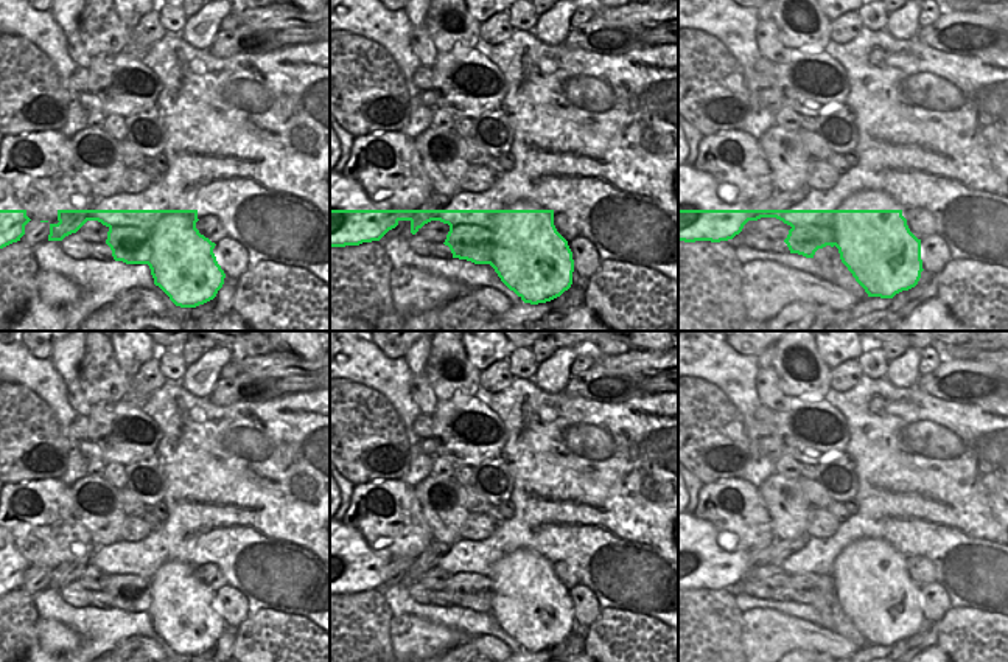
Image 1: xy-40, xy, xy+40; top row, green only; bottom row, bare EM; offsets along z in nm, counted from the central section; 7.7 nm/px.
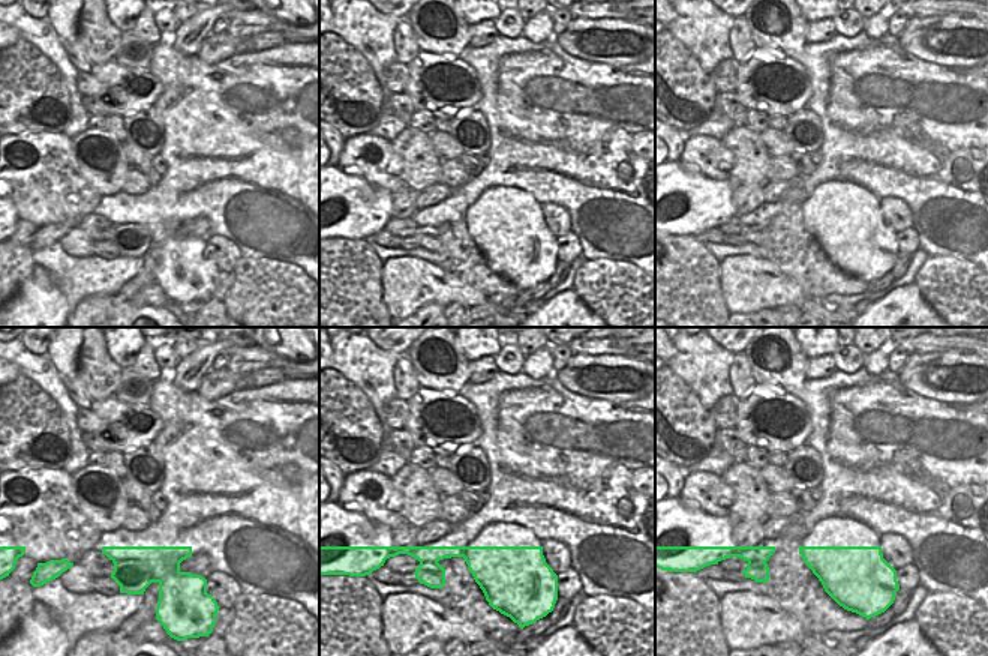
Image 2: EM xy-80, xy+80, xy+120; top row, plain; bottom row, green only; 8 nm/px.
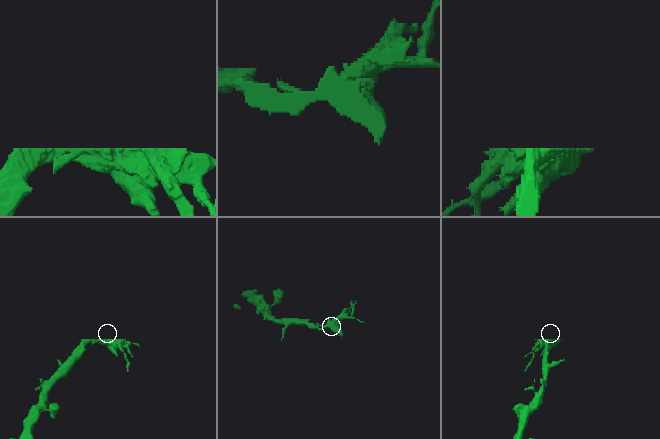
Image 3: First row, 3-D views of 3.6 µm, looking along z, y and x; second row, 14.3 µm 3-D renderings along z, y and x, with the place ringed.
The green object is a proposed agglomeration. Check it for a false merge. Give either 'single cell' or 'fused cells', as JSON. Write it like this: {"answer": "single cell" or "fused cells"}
{"answer": "fused cells"}

